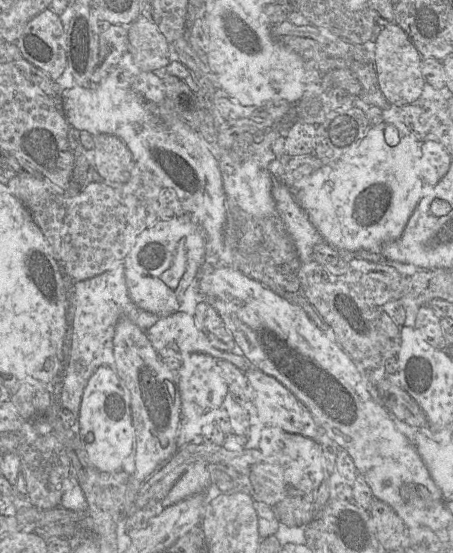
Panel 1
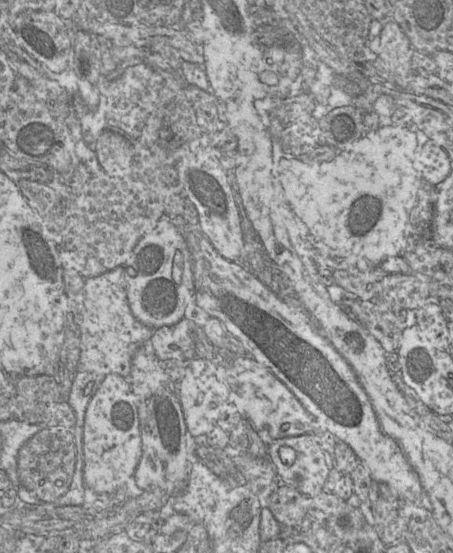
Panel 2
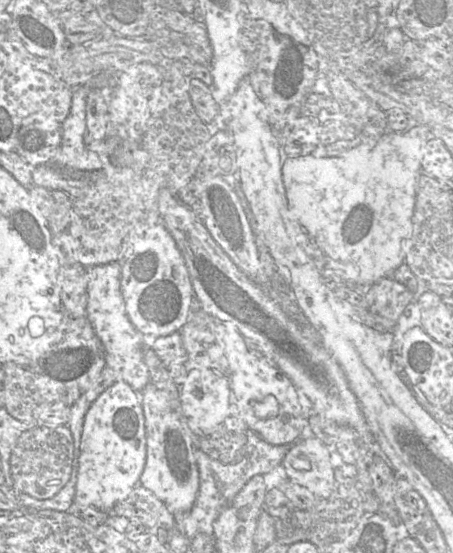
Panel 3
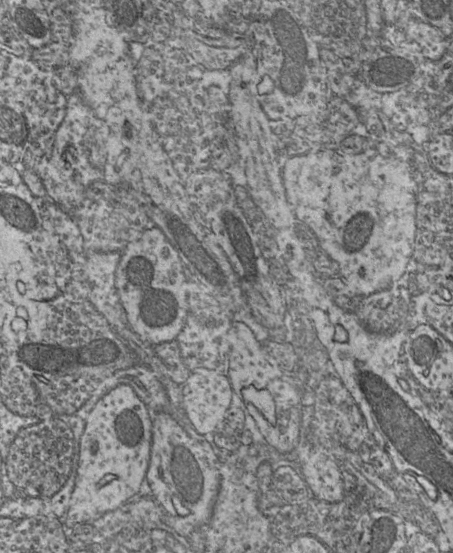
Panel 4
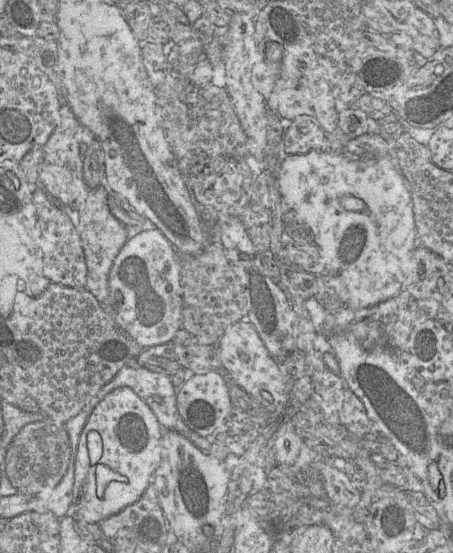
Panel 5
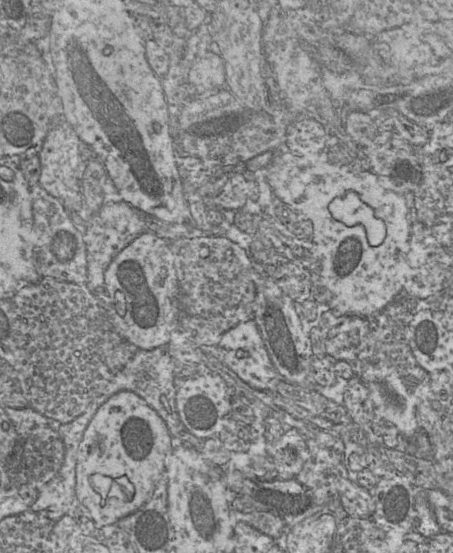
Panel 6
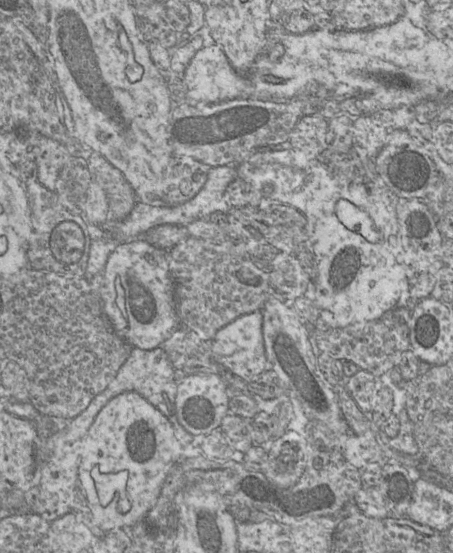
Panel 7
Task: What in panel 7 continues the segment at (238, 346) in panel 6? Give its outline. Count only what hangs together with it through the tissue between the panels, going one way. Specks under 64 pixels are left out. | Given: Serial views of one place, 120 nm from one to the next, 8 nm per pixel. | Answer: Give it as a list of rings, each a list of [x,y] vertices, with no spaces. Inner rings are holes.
[[[262,310],[241,315],[217,331],[211,340],[213,360],[243,380],[251,380],[269,367],[263,337]]]

